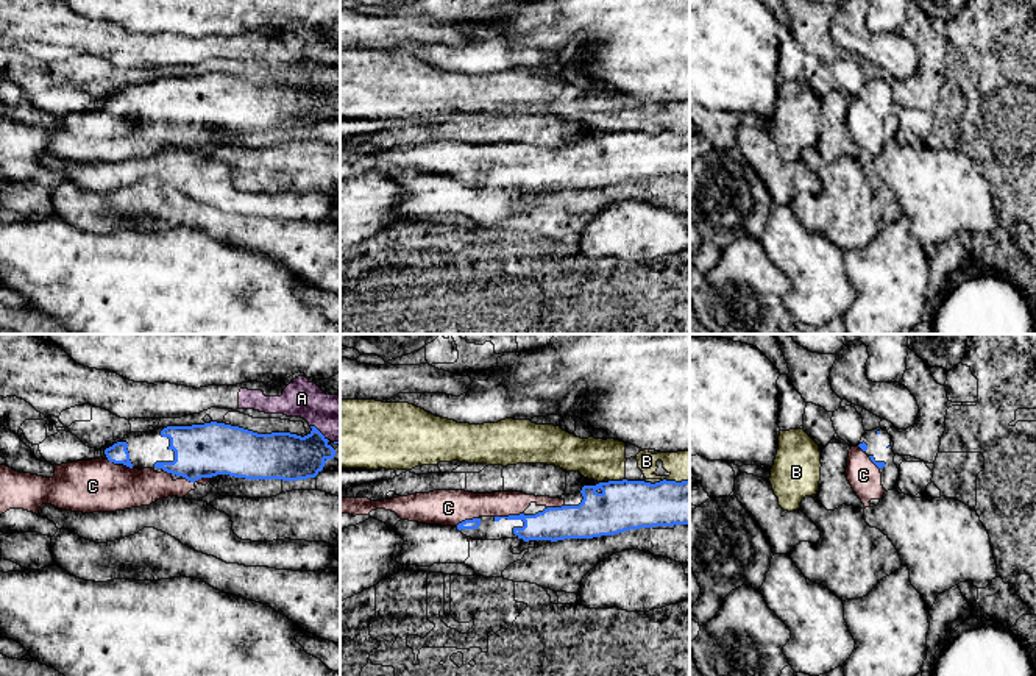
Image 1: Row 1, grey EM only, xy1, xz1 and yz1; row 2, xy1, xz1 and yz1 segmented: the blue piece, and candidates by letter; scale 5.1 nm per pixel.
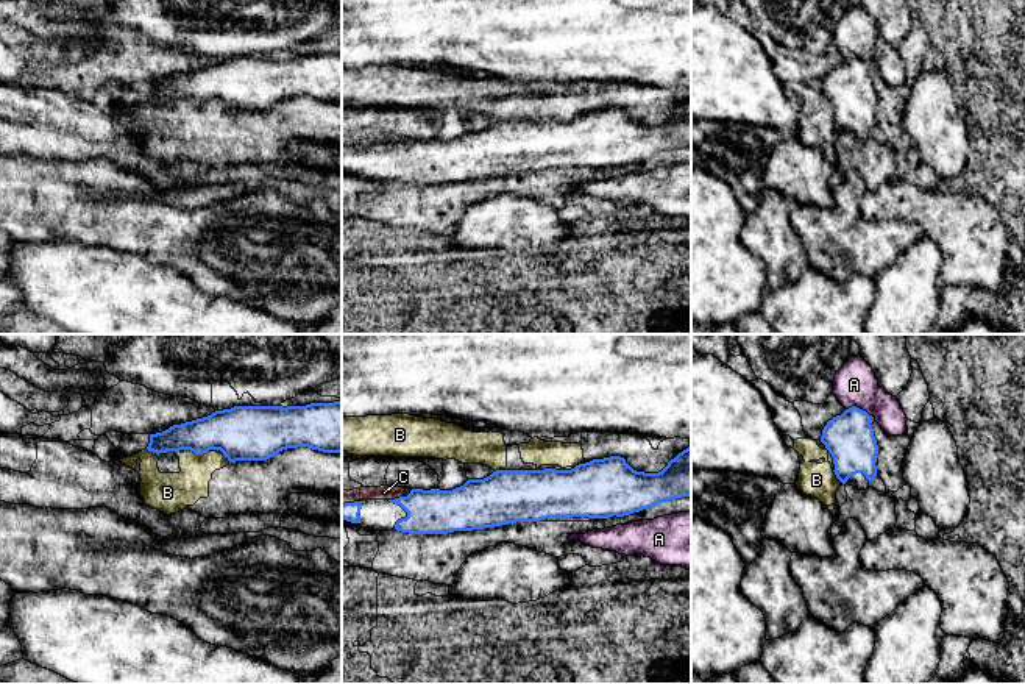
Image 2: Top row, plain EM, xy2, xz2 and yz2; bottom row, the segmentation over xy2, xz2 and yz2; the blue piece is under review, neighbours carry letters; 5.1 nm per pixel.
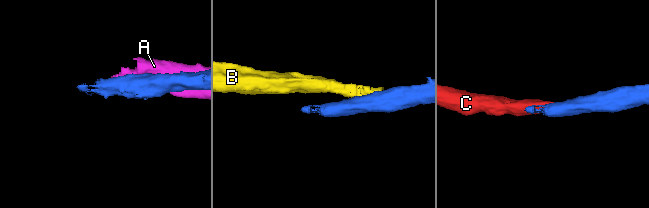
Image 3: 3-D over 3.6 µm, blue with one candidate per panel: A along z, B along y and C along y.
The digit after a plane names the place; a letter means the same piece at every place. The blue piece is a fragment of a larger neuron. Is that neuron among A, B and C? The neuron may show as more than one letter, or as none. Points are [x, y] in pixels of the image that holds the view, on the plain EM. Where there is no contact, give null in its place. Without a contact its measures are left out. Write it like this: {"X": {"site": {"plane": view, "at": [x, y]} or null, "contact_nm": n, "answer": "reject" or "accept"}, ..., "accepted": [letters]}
{"A": {"site": {"plane": "yz2", "at": [858, 58]}, "contact_nm": 130, "answer": "reject"}, "B": {"site": {"plane": "xy2", "at": [197, 103]}, "contact_nm": 130, "answer": "reject"}, "C": {"site": {"plane": "xz1", "at": [509, 166]}, "contact_nm": 150, "answer": "accept"}, "accepted": ["C"]}

